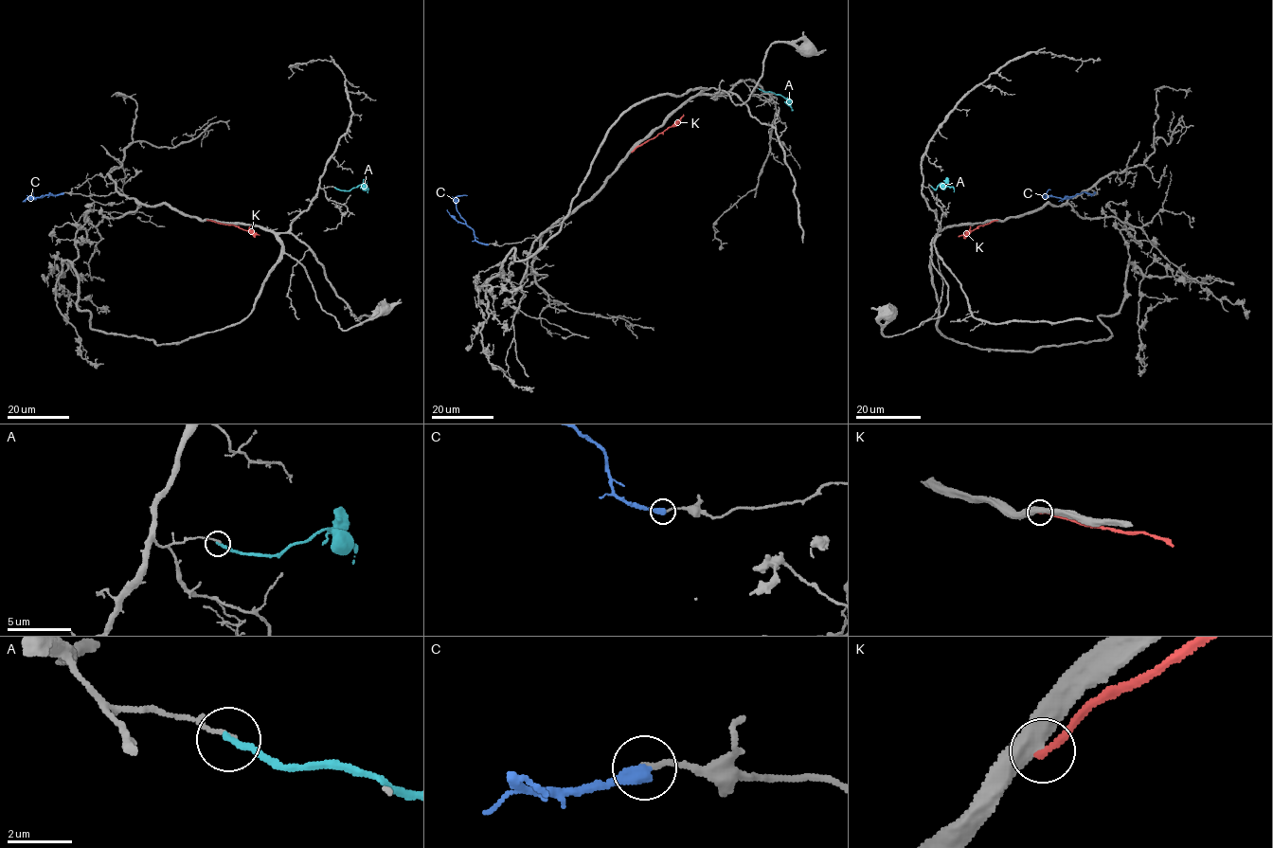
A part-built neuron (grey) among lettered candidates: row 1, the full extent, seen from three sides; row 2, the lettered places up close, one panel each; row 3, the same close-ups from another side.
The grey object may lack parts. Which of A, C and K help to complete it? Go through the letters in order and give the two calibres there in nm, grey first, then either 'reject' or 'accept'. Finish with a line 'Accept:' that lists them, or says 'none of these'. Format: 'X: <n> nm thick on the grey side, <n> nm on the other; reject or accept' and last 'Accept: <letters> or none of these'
A: 140 nm thick on the grey side, 200 nm on the other; reject
C: 160 nm thick on the grey side, 440 nm on the other; reject
K: 480 nm thick on the grey side, 220 nm on the other; reject
Accept: none of these

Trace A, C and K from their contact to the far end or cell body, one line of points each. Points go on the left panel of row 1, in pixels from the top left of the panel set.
A: (334, 188), (350, 190), (363, 185), (367, 188), (367, 192)
C: (62, 192), (49, 192), (31, 199), (43, 195)
K: (207, 220), (233, 225), (259, 235)

